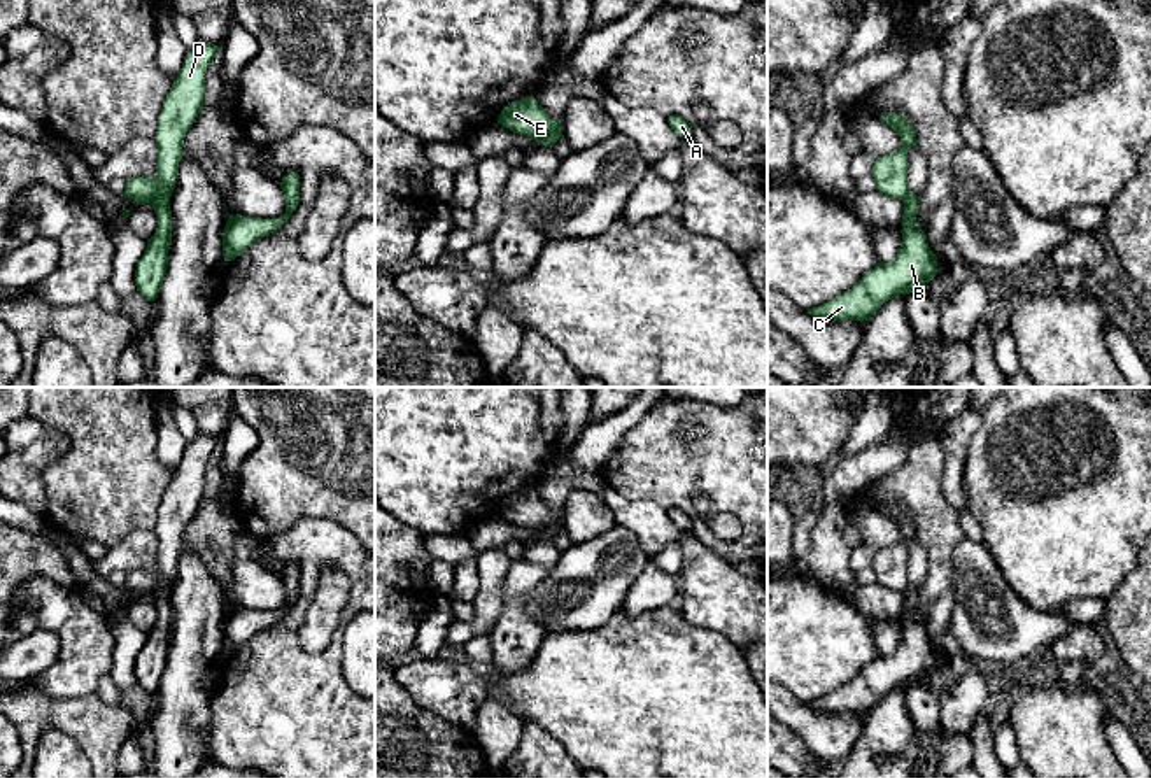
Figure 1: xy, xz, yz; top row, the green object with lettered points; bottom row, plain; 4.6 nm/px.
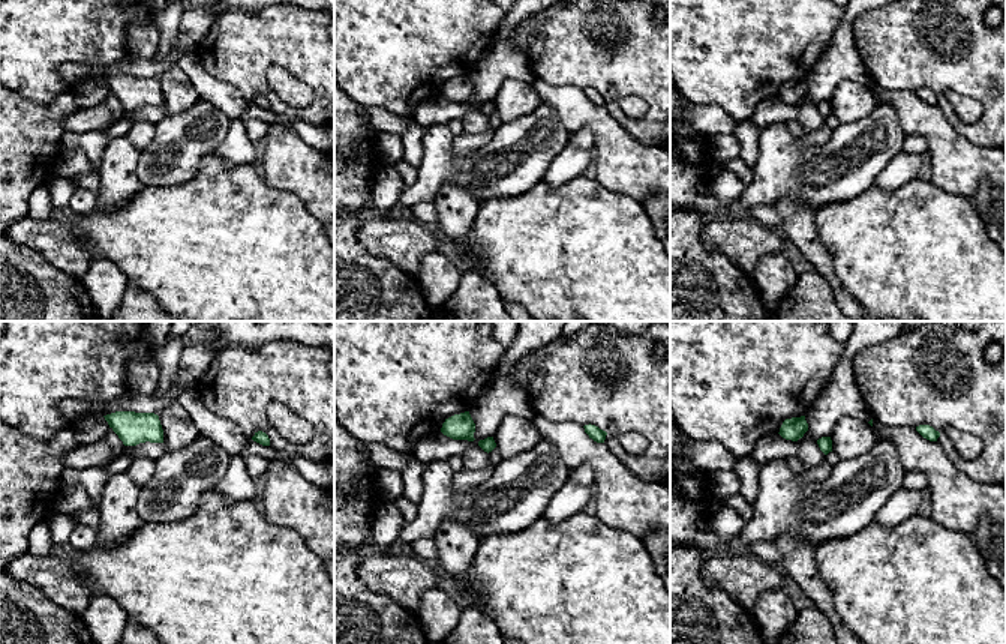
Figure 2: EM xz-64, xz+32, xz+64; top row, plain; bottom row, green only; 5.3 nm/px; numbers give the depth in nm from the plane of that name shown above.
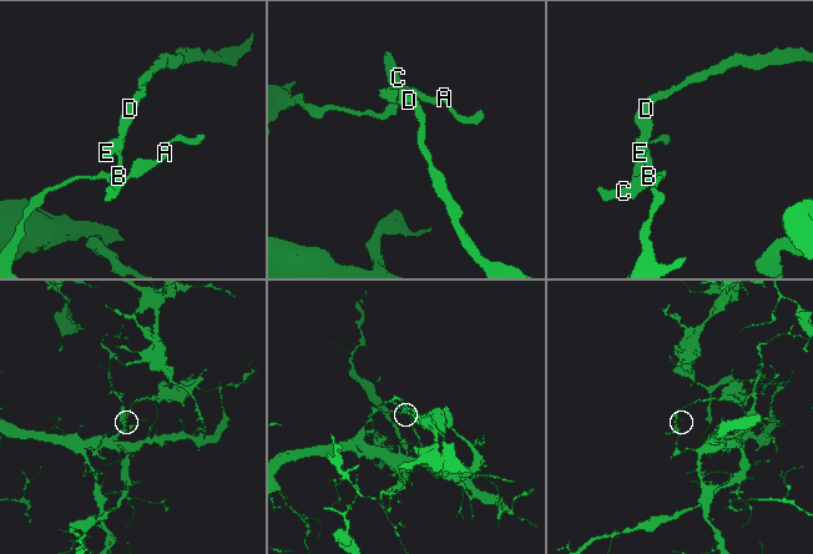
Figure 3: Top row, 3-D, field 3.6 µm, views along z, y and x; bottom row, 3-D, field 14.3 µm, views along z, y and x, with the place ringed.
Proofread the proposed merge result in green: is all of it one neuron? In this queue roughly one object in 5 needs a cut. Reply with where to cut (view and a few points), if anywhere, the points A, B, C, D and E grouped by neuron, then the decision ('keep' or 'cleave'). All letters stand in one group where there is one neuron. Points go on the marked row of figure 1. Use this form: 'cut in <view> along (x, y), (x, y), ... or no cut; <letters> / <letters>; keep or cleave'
cut in xz along (561, 132), (550, 132), (536, 141); A B C / D E; cleave

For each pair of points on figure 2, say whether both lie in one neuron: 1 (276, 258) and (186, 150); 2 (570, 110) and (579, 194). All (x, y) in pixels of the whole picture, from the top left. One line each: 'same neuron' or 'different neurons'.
1: different neurons
2: different neurons

